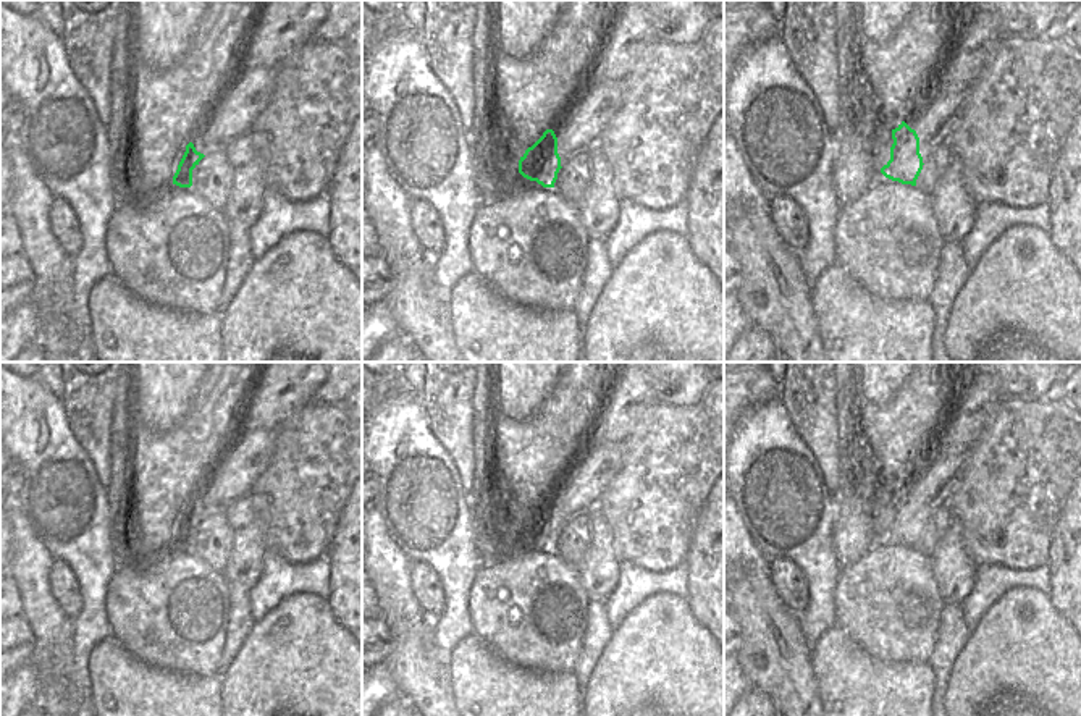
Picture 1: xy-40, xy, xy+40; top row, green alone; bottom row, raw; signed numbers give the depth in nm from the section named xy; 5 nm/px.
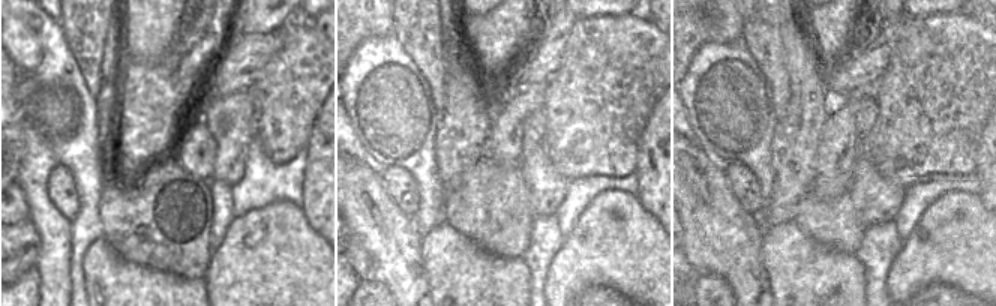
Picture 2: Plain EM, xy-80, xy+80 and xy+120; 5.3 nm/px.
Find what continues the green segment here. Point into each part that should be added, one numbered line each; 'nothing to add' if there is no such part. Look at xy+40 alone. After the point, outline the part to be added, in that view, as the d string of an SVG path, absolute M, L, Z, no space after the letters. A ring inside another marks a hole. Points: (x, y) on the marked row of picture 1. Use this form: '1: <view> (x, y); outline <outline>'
1: xy+40 (934, 126); outline M940 94L924 113L911 112L905 118L905 123L915 129L919 137L923 163L934 149L950 141L961 121L963 102L965 94Z

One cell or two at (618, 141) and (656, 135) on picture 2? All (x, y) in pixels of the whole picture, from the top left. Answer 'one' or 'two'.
two

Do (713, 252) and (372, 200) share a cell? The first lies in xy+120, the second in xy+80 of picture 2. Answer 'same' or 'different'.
same

